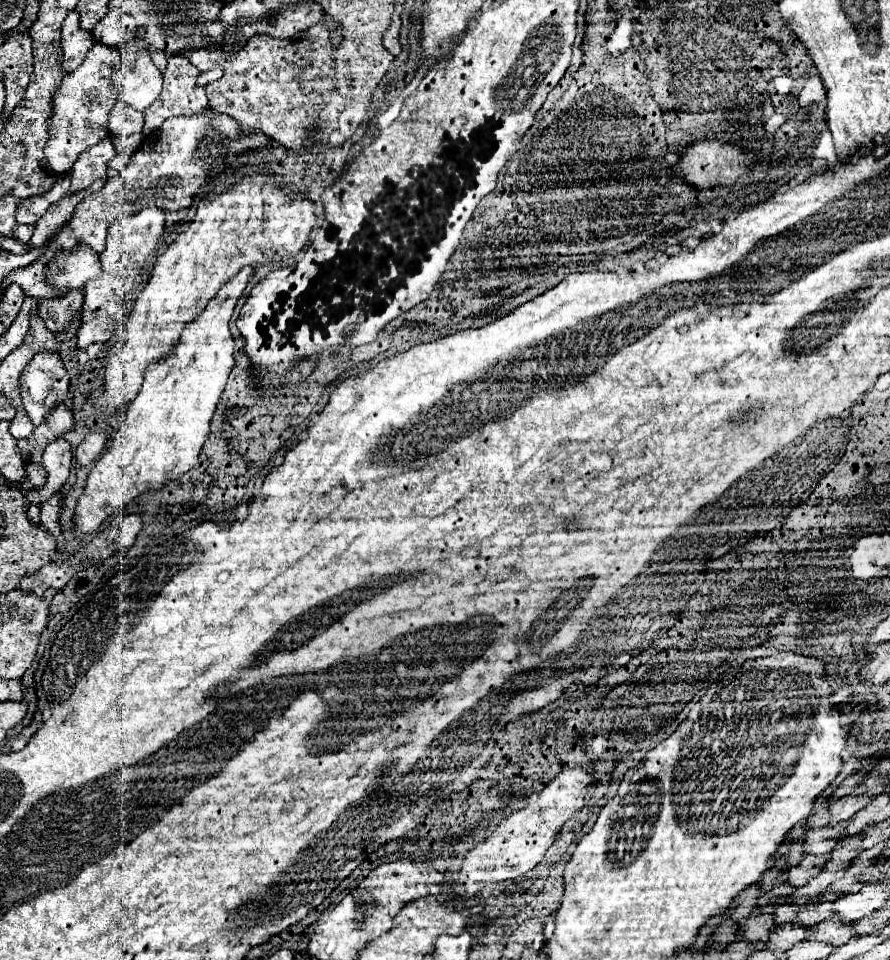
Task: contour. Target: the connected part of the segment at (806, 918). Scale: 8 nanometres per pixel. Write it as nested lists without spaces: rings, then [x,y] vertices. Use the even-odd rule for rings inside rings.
[[[826,893],[820,903],[814,903],[806,911],[799,912],[793,923],[804,927],[812,927],[812,925],[828,919],[830,913],[832,913],[830,903],[836,901],[836,899],[840,899],[840,897],[842,897],[842,893]]]

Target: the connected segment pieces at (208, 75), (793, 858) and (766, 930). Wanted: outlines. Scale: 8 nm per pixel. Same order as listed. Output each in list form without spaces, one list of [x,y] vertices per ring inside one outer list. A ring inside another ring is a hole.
[[[214,67],[214,69],[210,69],[210,71],[204,71],[204,73],[200,73],[198,75],[198,79],[196,79],[196,83],[200,85],[200,87],[204,87],[204,85],[208,85],[208,83],[214,83],[214,81],[218,81],[218,77],[222,77],[224,75],[224,69],[218,69],[218,67]]]
[[[788,841],[786,842],[790,847],[790,852],[786,856],[787,863],[790,866],[797,866],[803,859],[804,849],[800,843]]]
[[[760,915],[760,917],[748,917],[744,929],[738,933],[740,937],[748,941],[762,941],[776,929],[776,923],[772,915]]]

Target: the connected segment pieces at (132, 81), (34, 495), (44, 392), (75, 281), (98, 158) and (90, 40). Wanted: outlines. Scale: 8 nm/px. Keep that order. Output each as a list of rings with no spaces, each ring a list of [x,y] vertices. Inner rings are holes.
[[[148,49],[138,51],[136,67],[132,71],[122,71],[120,67],[116,69],[114,85],[122,99],[138,111],[144,111],[156,101],[158,93],[162,91],[162,75],[154,67]]]
[[[64,439],[52,441],[44,449],[44,455],[42,455],[42,467],[46,469],[48,479],[42,487],[30,489],[30,493],[26,493],[26,503],[28,505],[40,505],[40,503],[48,501],[54,493],[58,493],[60,487],[68,479],[70,465],[72,465],[72,447],[70,447],[70,443],[64,441]]]
[[[46,351],[32,357],[20,375],[20,397],[35,426],[46,419],[46,409],[50,409],[50,405],[68,397],[68,385],[68,373],[58,353]]]
[[[80,245],[72,253],[58,253],[46,273],[50,283],[56,285],[62,295],[70,289],[82,289],[88,279],[94,279],[100,273],[98,255],[86,245]]]
[[[110,139],[100,141],[98,145],[86,149],[86,153],[78,157],[78,161],[74,163],[74,169],[70,171],[70,179],[72,179],[70,195],[82,189],[88,189],[98,179],[106,179],[106,169],[114,155],[116,155],[116,149]]]
[[[68,13],[62,25],[62,51],[64,51],[64,71],[74,71],[82,65],[90,45],[94,45],[94,37],[88,31],[78,27],[78,13]]]

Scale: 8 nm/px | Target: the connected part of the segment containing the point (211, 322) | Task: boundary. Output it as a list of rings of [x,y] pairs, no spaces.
[[[246,267],[228,281],[198,321],[192,321],[182,331],[174,355],[150,365],[146,371],[142,391],[130,405],[112,445],[86,479],[74,511],[78,539],[94,533],[108,515],[124,509],[142,493],[164,489],[198,465],[198,455],[210,433],[210,419],[234,365],[234,339],[228,323],[252,273]]]

